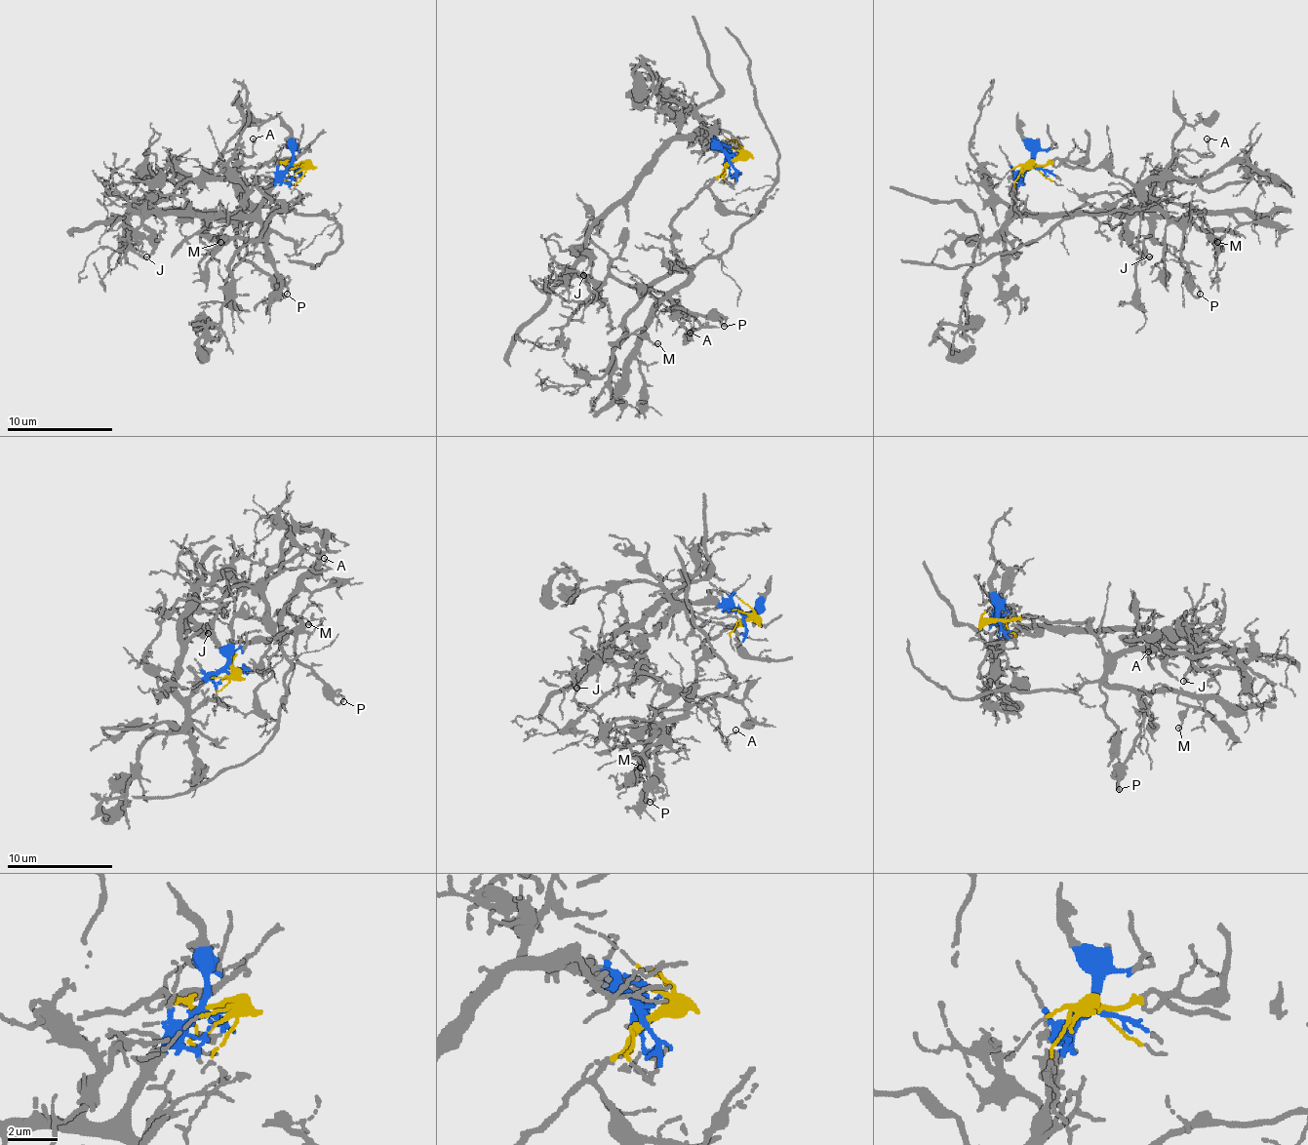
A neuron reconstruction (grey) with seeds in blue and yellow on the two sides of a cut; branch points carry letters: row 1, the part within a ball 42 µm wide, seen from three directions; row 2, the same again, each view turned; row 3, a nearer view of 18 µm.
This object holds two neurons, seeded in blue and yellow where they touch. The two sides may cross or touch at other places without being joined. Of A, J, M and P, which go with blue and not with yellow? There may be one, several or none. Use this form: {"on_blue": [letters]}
{"on_blue": ["J"]}

